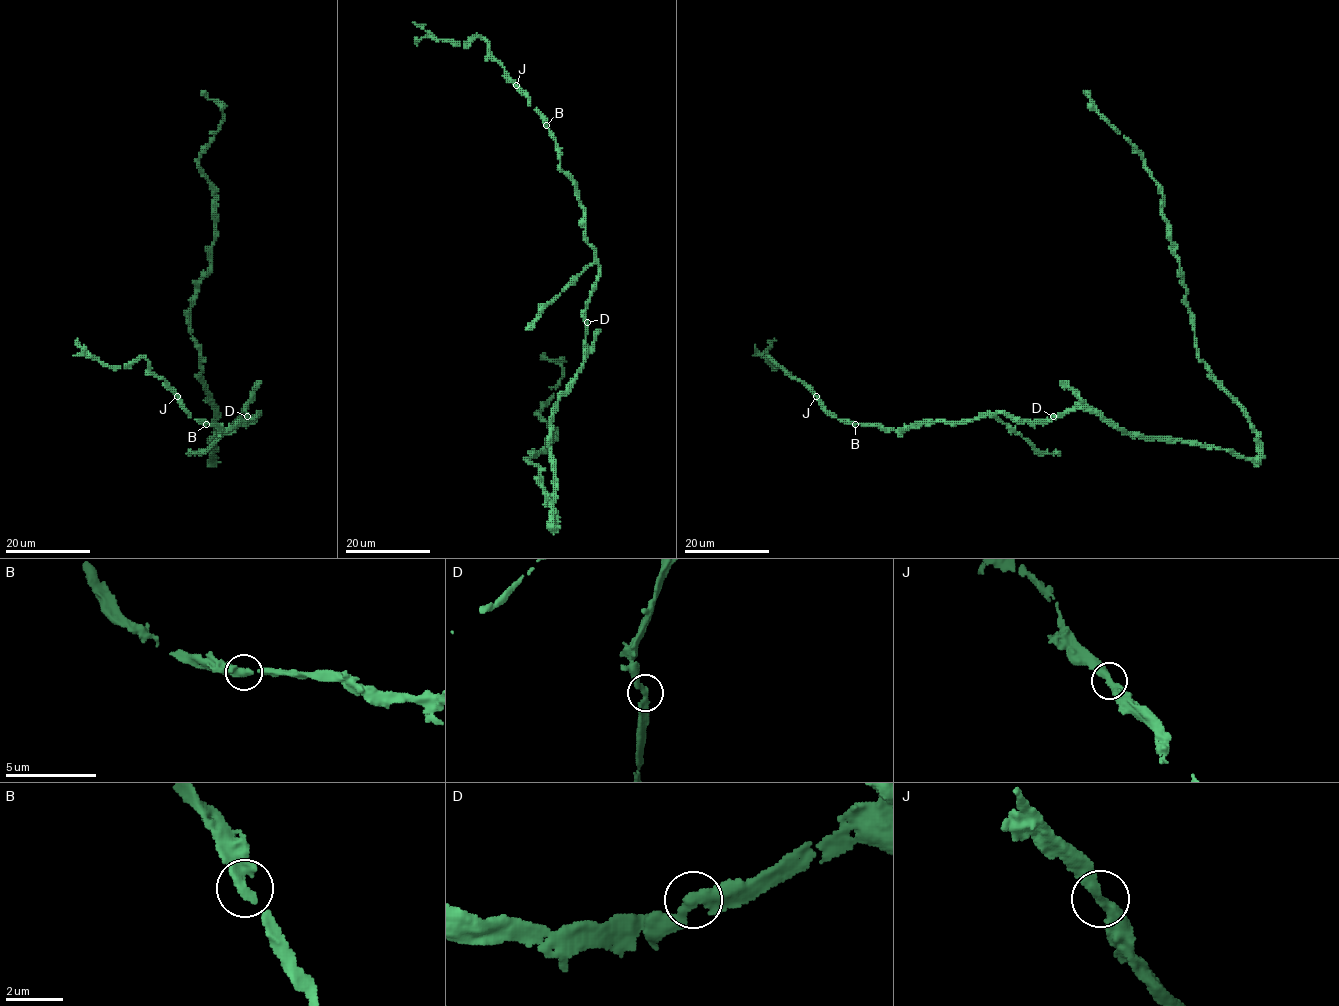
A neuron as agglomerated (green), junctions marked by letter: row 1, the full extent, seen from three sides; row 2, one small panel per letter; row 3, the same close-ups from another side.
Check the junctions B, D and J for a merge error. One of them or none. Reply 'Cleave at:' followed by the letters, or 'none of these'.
Cleave at: none of these

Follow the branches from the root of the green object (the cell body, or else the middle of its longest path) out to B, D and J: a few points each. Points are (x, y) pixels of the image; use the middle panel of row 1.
B: (551, 429), (554, 405), (584, 360), (585, 310), (598, 260), (580, 193), (560, 169), (545, 125)
D: (551, 429), (551, 414), (557, 398), (582, 367), (587, 323)
J: (551, 429), (554, 405), (584, 360), (585, 310), (598, 260), (556, 140), (517, 86)

